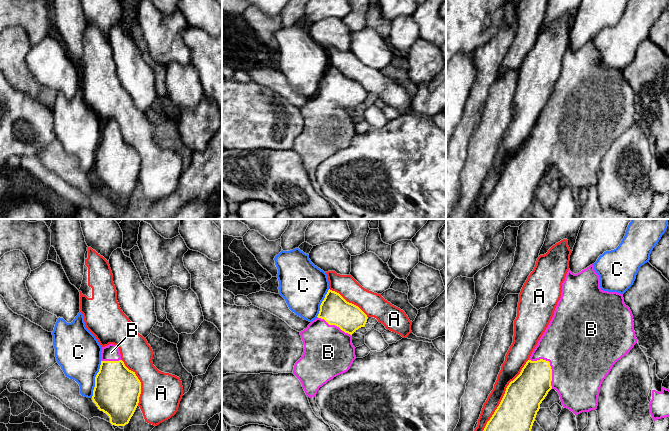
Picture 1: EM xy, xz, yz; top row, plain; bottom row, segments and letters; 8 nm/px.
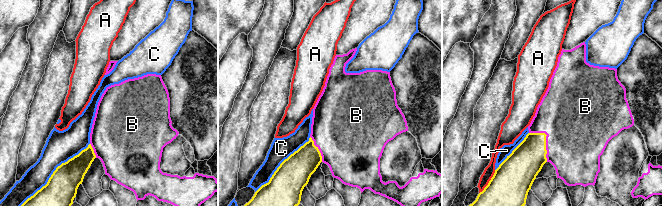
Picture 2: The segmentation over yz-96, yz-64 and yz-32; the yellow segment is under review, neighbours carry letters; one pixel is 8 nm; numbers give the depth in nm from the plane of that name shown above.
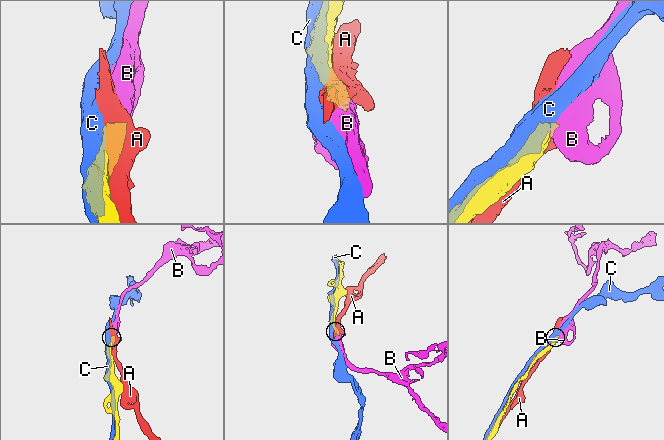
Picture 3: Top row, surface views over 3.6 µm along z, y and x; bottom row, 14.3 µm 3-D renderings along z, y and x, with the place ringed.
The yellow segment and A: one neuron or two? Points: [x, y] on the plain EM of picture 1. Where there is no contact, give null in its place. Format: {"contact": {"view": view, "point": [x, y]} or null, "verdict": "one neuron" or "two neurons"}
{"contact": {"view": "yz", "point": [501, 177]}, "verdict": "two neurons"}

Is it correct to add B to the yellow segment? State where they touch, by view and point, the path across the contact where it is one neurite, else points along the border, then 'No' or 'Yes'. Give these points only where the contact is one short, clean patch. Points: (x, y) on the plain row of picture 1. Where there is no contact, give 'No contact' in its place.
Touches yellow at yz (549, 141). Yes

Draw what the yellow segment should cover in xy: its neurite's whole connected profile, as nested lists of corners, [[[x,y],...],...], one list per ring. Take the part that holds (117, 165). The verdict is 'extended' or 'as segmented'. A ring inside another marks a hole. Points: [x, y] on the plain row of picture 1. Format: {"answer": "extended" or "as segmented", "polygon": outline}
{"answer": "extended", "polygon": [[[114,120],[102,123],[101,141],[95,153],[92,176],[106,189],[110,199],[125,202],[133,192],[141,170],[141,158],[129,146]]]}

